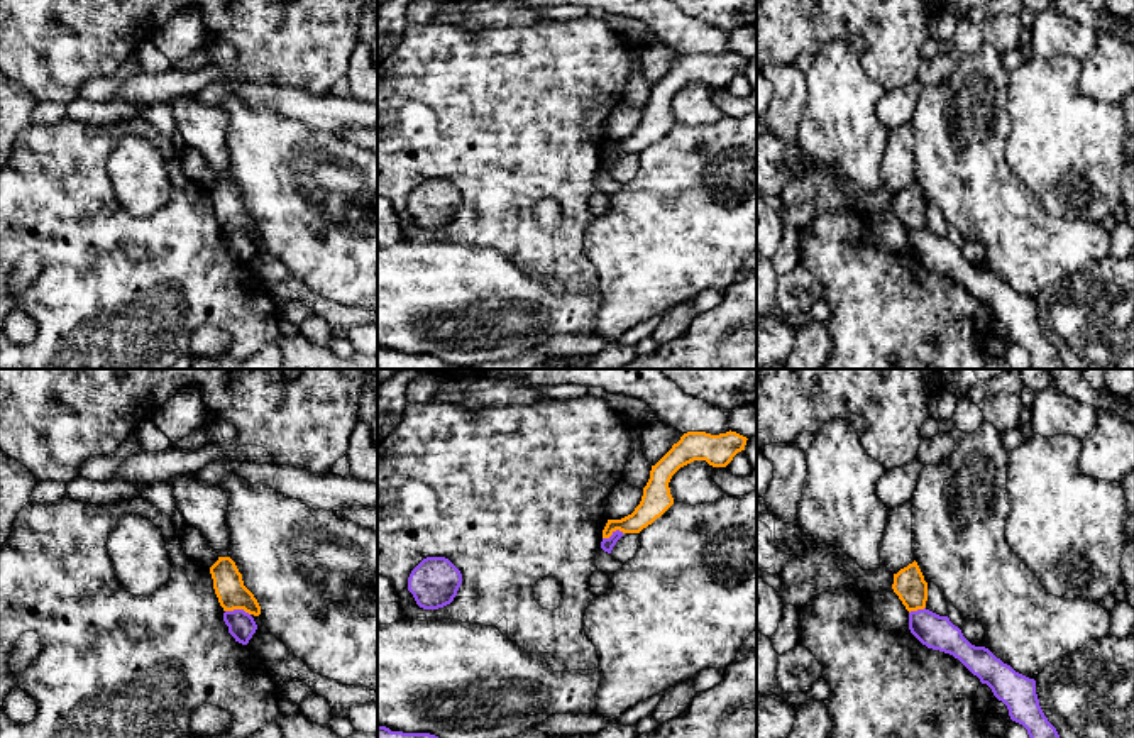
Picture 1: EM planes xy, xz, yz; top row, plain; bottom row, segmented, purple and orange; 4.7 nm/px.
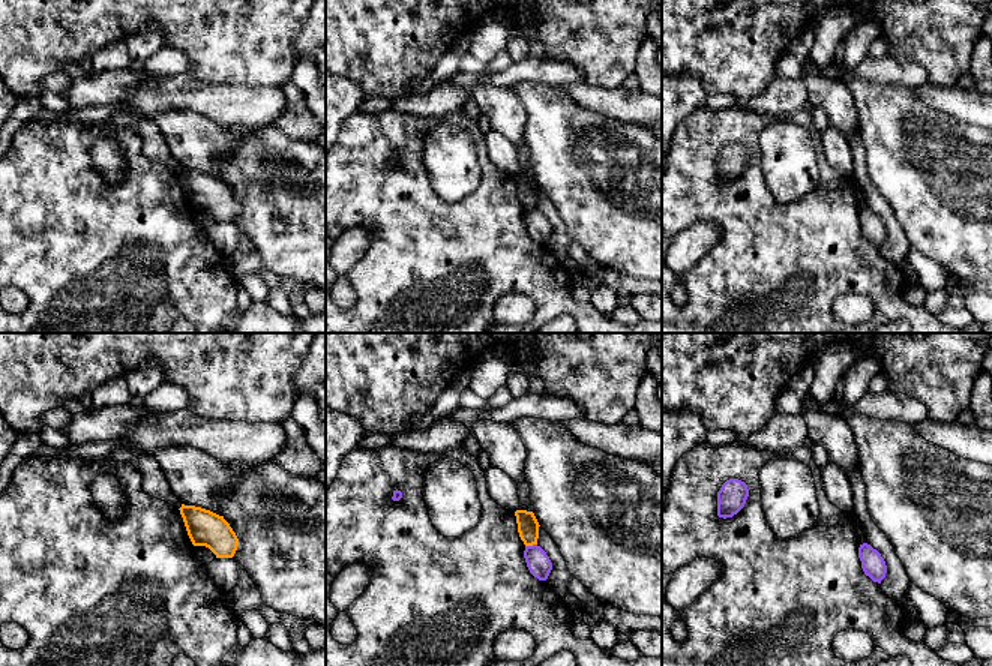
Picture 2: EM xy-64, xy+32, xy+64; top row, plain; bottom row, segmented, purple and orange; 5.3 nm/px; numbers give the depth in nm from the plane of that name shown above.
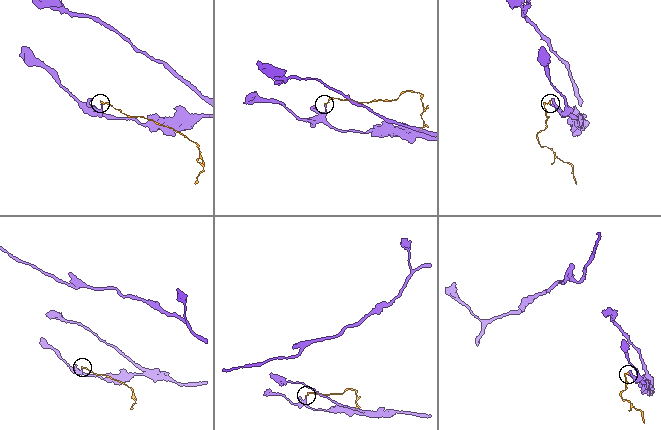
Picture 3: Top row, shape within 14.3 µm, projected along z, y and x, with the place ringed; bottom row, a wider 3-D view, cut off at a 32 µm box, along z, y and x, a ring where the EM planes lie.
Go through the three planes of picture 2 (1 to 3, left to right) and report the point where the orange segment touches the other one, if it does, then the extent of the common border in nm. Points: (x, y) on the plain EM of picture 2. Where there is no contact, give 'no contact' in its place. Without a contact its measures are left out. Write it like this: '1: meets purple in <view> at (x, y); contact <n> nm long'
1: no contact
2: meets purple in xy+32 at (530, 210); contact 70 nm long
3: no contact

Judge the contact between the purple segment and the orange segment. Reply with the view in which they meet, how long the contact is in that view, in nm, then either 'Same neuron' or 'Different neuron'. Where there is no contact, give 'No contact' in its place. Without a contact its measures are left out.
Touches purple in xy. Shared border 120 nm. Different neuron

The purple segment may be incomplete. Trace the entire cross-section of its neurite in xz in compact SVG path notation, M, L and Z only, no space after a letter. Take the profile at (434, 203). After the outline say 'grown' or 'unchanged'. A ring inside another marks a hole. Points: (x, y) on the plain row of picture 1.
M445 178L423 179L408 198L408 212L423 230L450 225L460 205L460 191Z | unchanged

